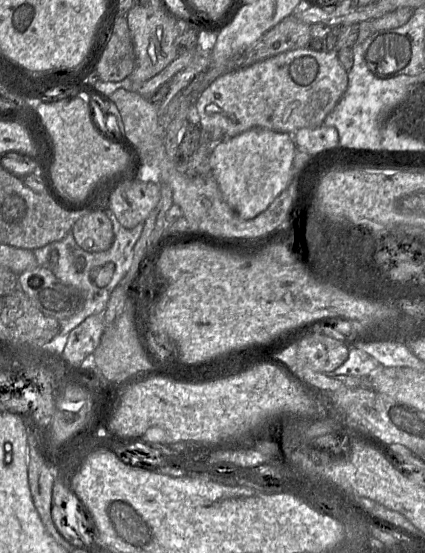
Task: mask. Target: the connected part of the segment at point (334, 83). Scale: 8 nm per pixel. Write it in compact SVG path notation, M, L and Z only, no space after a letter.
M307 47L222 74L198 95L195 107L201 129L220 129L226 137L252 128L293 134L301 128L323 125L347 86L348 73L336 51L316 51Z

